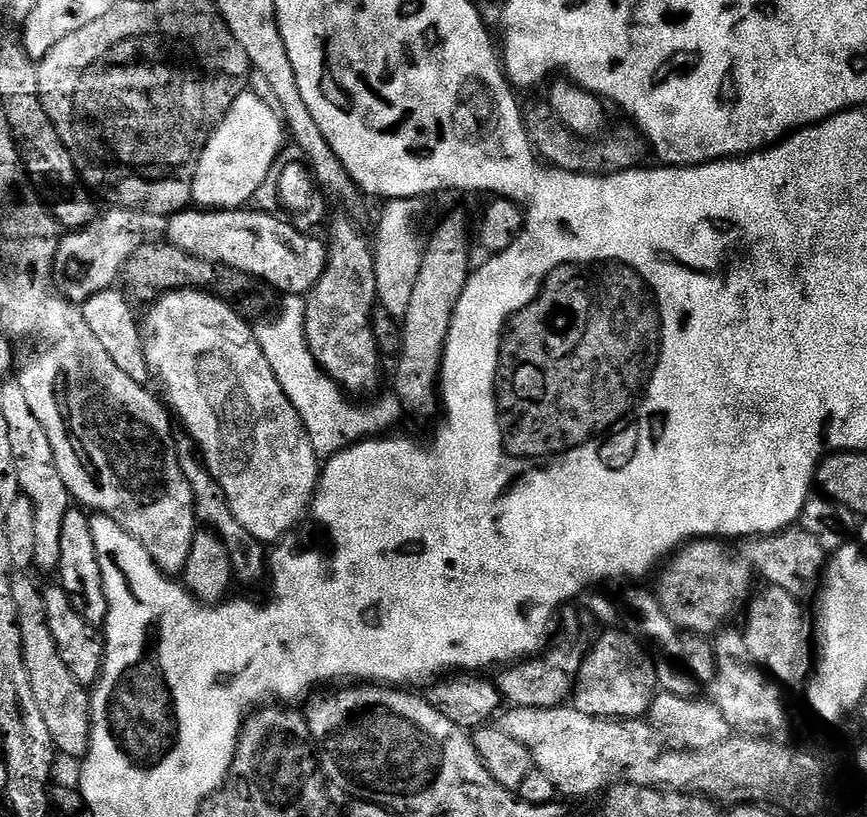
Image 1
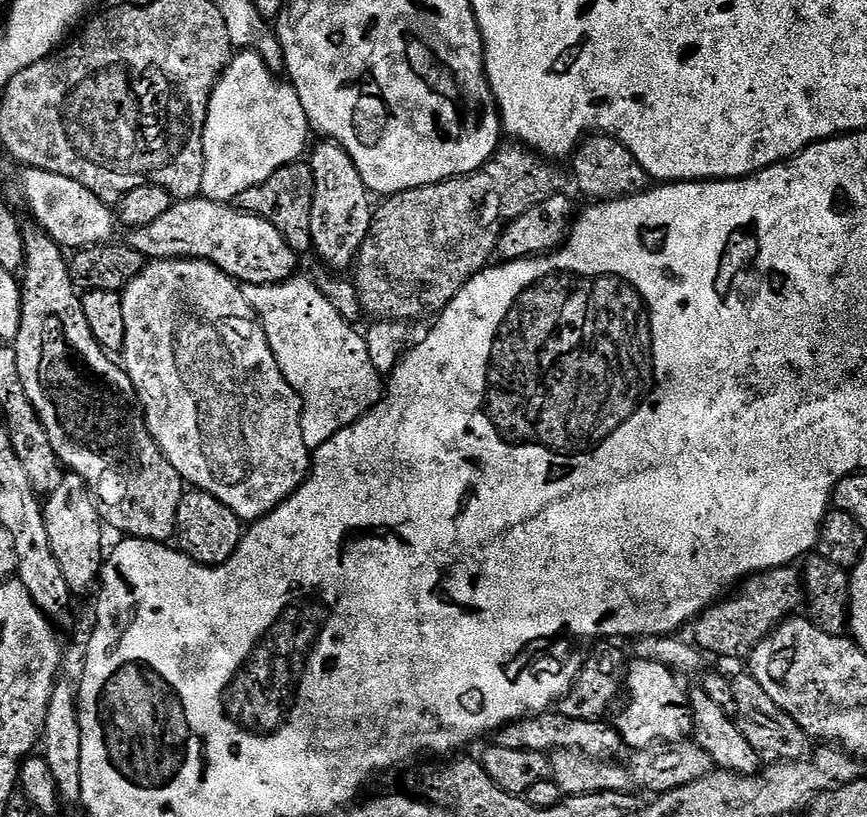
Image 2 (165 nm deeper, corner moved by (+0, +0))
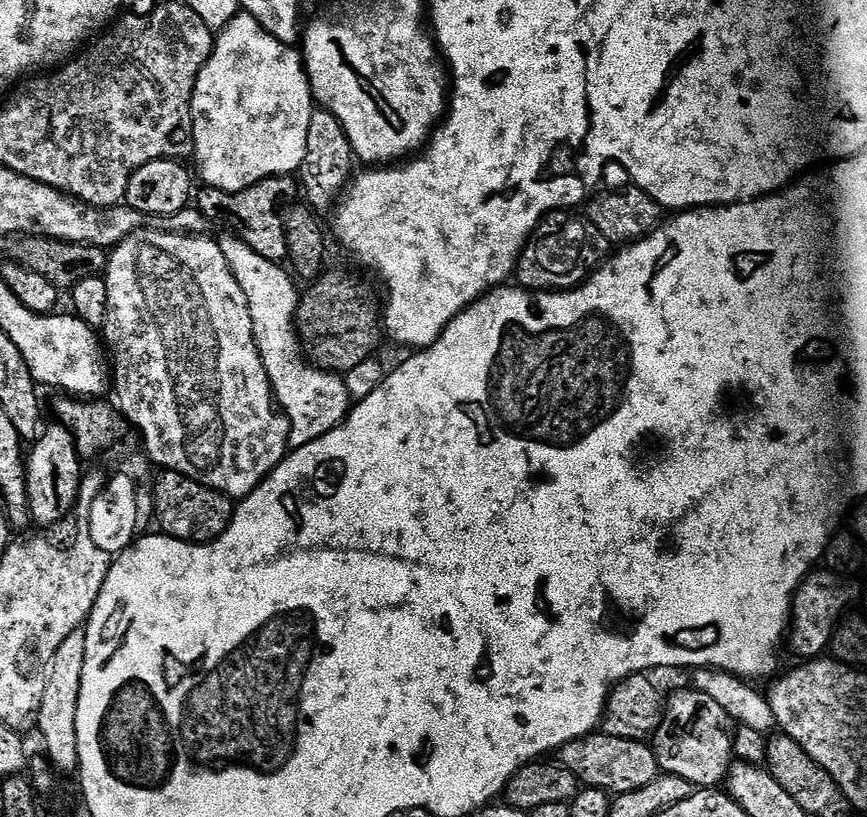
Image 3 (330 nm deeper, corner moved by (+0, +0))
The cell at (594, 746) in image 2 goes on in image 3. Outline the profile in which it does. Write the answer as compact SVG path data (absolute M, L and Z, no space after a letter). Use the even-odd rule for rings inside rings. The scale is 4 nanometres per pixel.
M599 730L593 732L591 736L583 736L574 742L563 744L558 750L558 763L573 772L581 785L597 788L613 797L630 794L630 790L642 790L642 786L648 786L650 782L654 782L656 776L661 775L660 763L651 743L630 738L610 738L605 732Z

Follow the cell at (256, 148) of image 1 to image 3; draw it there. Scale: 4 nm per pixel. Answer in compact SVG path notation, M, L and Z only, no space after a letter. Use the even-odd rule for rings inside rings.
M236 15L225 28L219 29L212 45L210 58L198 74L198 82L194 86L192 95L192 133L196 147L194 161L196 160L197 166L200 167L203 183L209 188L217 188L223 192L241 192L271 176L292 176L299 173L302 158L306 158L306 134L310 130L310 118L313 111L312 87L308 81L308 71L304 69L303 55L293 45L278 42L278 38L274 38L274 34L267 32L253 16Z

